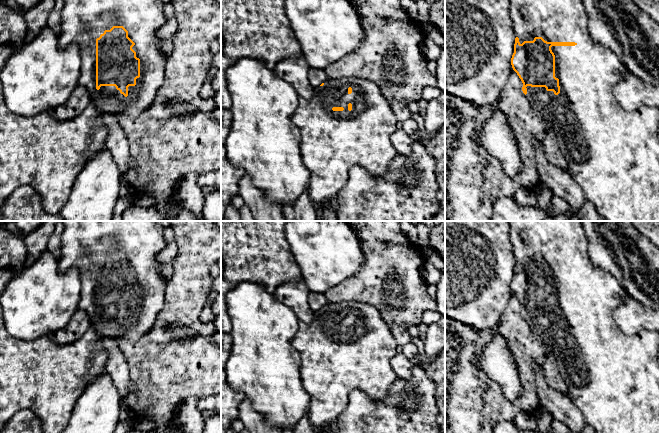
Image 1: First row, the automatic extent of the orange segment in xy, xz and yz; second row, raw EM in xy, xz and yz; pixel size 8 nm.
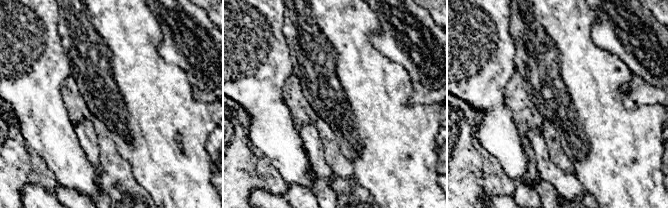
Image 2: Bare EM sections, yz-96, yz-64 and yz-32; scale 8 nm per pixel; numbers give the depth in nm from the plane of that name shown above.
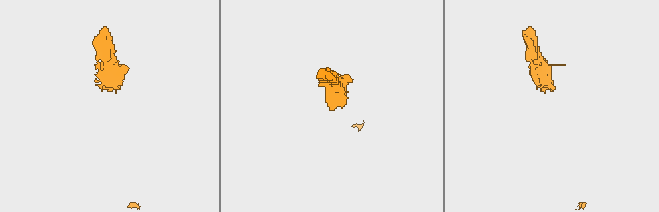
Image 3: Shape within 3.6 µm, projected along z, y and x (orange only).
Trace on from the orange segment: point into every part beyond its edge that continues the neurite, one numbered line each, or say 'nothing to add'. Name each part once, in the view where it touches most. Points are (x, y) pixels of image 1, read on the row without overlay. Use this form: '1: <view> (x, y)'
1: xy (83, 243)

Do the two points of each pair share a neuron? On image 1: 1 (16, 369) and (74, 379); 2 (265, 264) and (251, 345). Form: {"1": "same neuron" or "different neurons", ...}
{"1": "same neuron", "2": "different neurons"}

